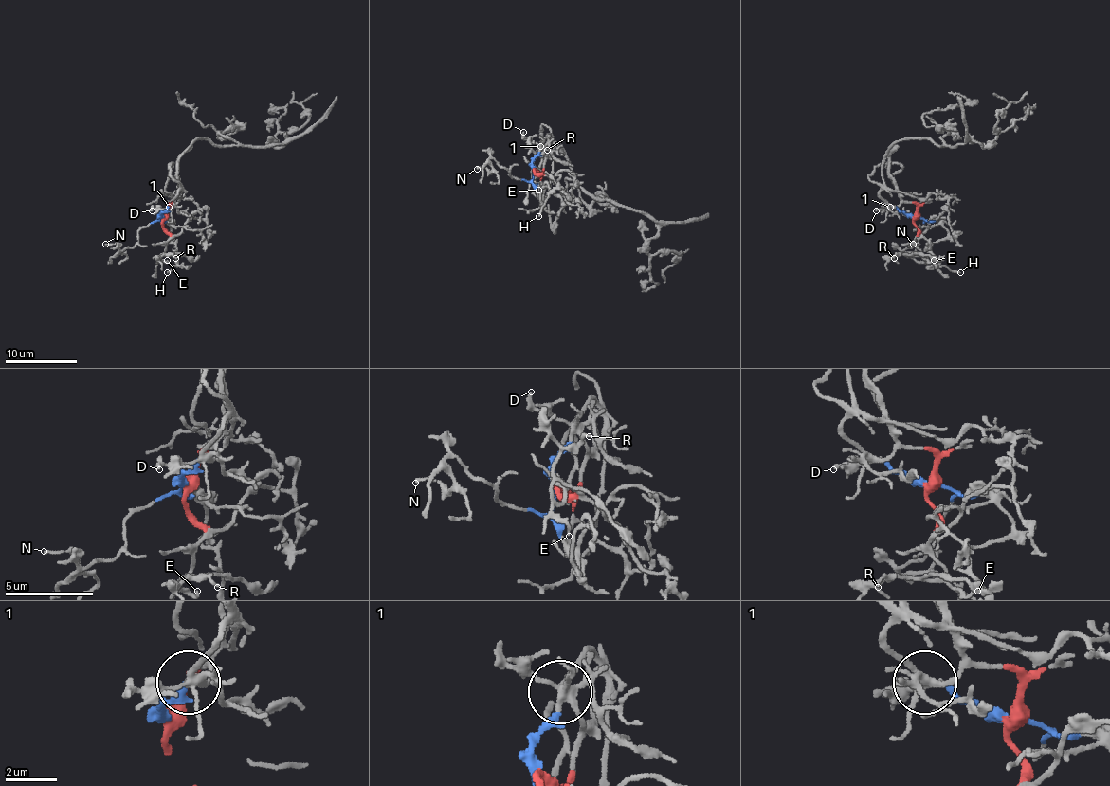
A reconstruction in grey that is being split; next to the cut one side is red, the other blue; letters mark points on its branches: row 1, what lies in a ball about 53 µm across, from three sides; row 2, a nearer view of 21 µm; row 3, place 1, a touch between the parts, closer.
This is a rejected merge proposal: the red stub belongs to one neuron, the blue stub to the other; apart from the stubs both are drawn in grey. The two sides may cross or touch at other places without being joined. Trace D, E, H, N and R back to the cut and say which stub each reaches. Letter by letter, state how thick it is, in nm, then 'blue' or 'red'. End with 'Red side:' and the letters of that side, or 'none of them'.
D: 190 nm | red
E: 140 nm | red
H: 130 nm | blue
N: 130 nm | blue
R: 160 nm | red
Red side: D, E, R

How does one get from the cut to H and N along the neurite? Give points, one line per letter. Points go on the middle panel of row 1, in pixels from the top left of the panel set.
H: (533, 169), (536, 194), (541, 203), (543, 187), (547, 187), (549, 195), (538, 215)
N: (533, 169), (533, 177), (525, 181), (509, 174), (493, 160), (490, 173), (484, 167), (477, 169)

